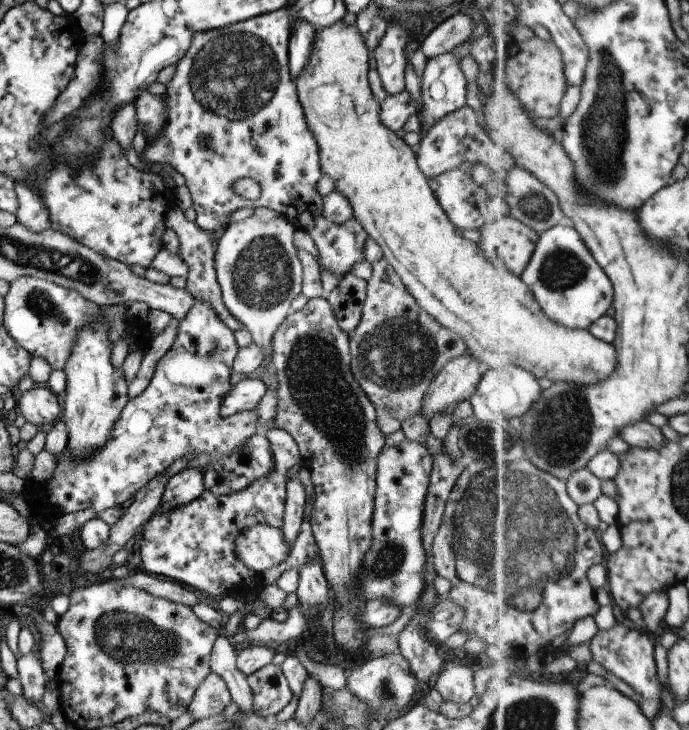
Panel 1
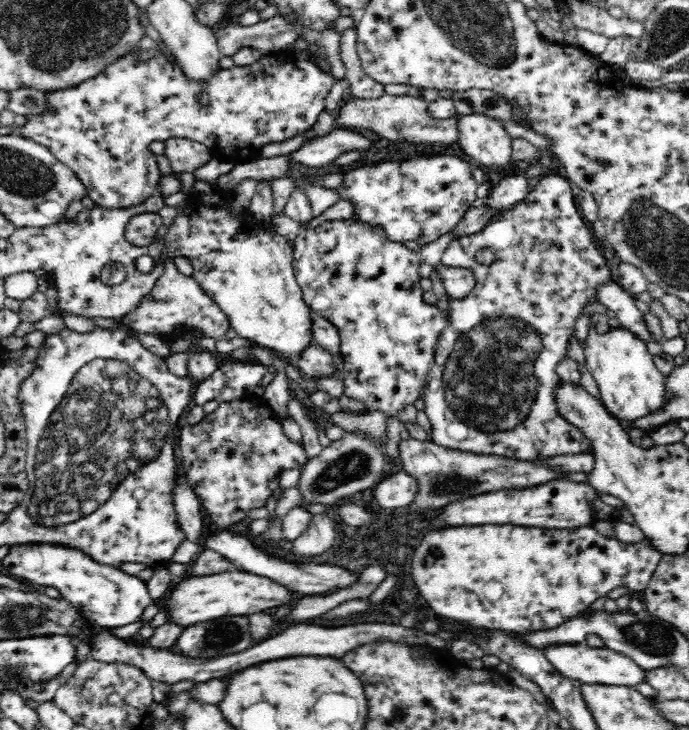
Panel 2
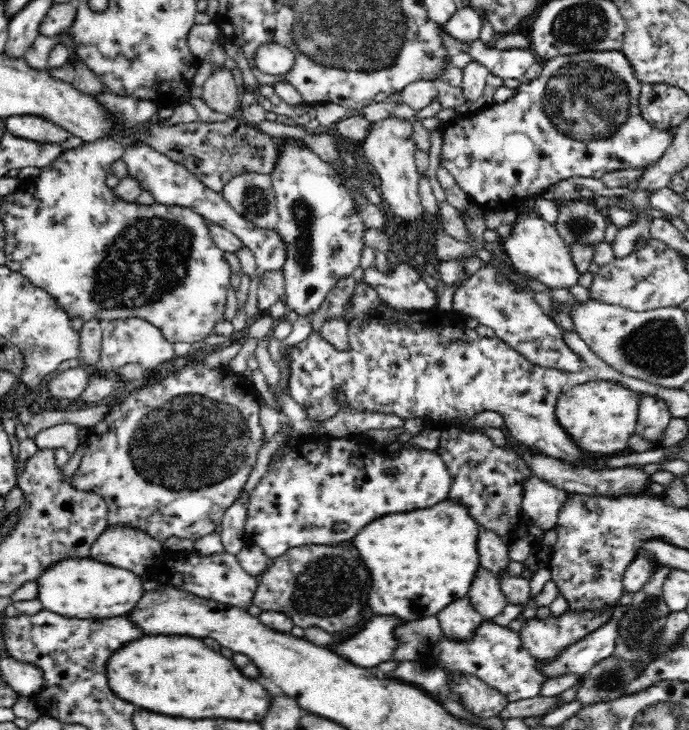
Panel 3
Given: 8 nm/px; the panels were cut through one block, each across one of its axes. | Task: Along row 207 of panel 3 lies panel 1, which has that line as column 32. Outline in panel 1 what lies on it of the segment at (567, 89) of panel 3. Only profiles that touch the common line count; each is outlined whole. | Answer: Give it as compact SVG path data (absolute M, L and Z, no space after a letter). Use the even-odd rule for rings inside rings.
M196 299L192 310L179 322L172 348L156 364L148 388L140 396L128 399L104 448L87 457L76 456L64 449L60 452L56 468L48 480L41 484L29 482L29 488L23 493L23 497L35 505L35 514L55 518L63 513L86 508L91 508L95 514L99 514L112 506L125 507L143 486L158 474L162 474L176 460L195 457L198 460L200 456L208 456L212 463L216 463L216 460L236 451L236 448L244 444L244 440L259 432L257 408L242 410L226 418L220 416L222 399L231 387L231 366L240 350L232 330L218 318L214 309L210 308L210 303Z

